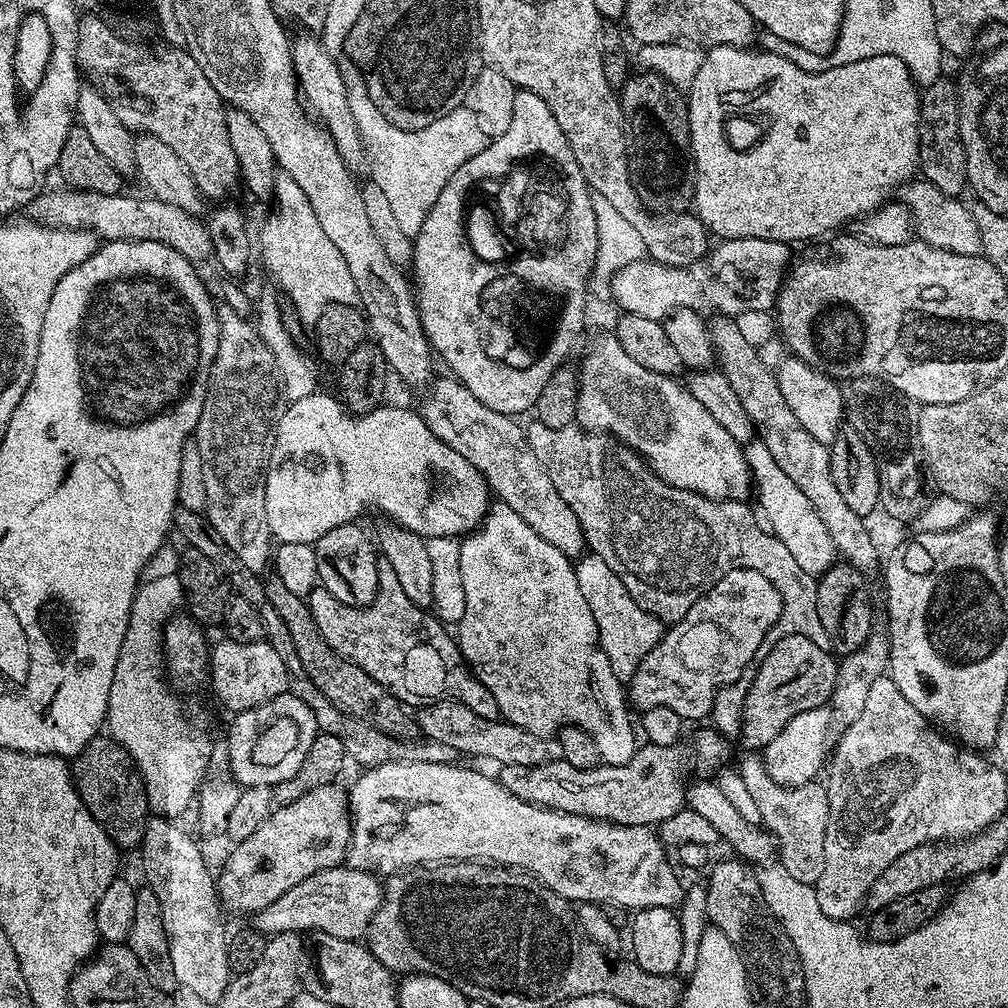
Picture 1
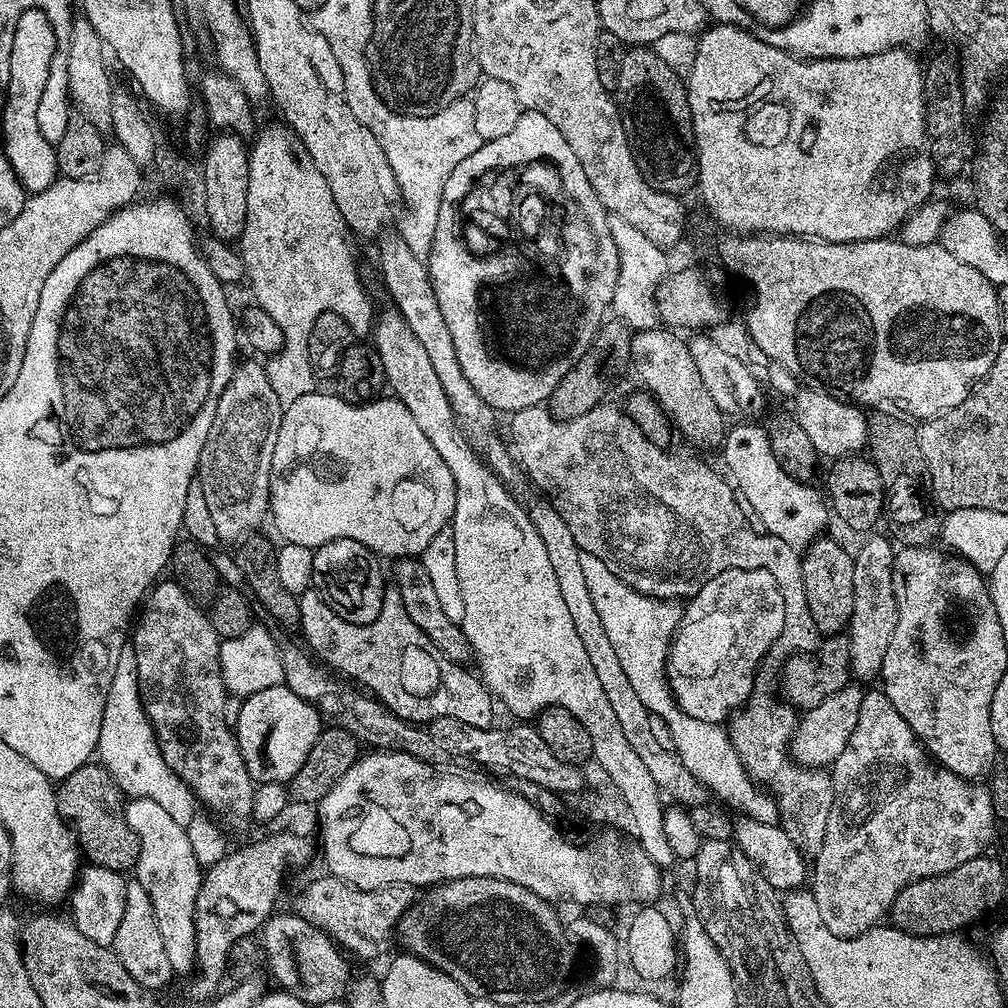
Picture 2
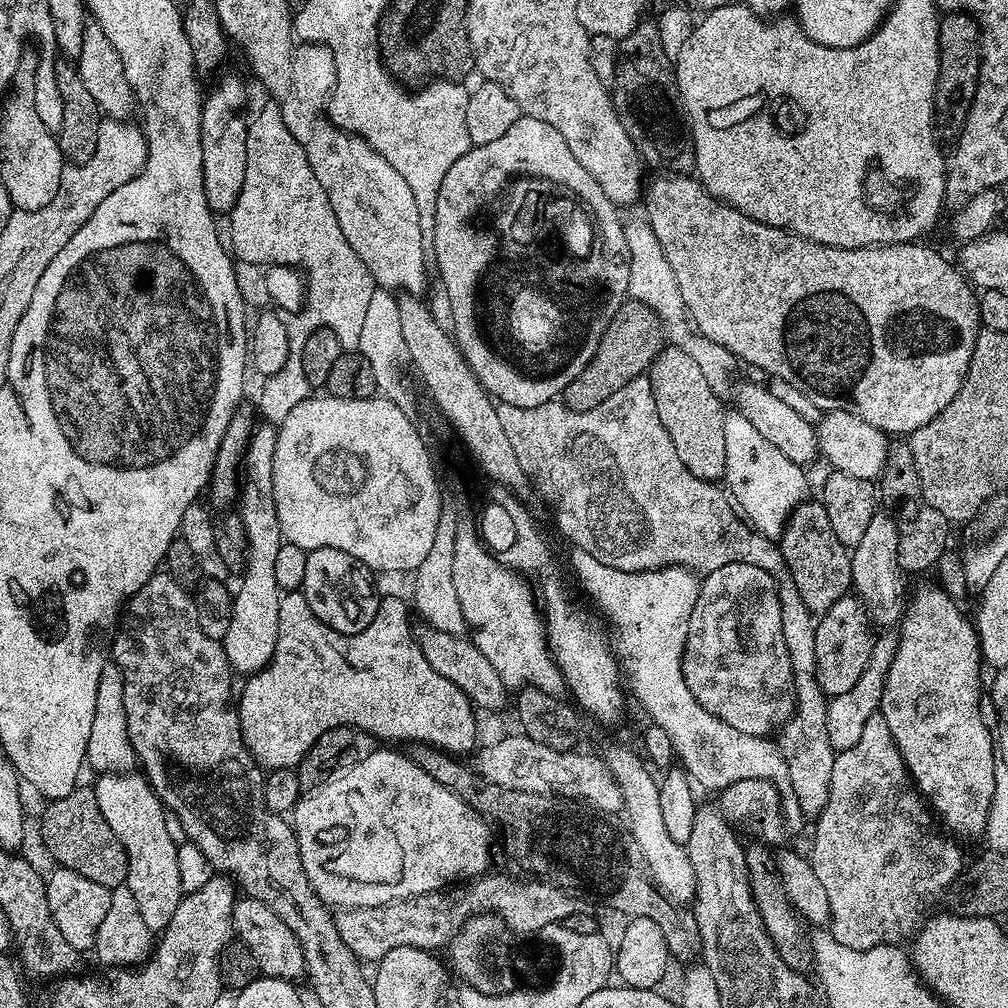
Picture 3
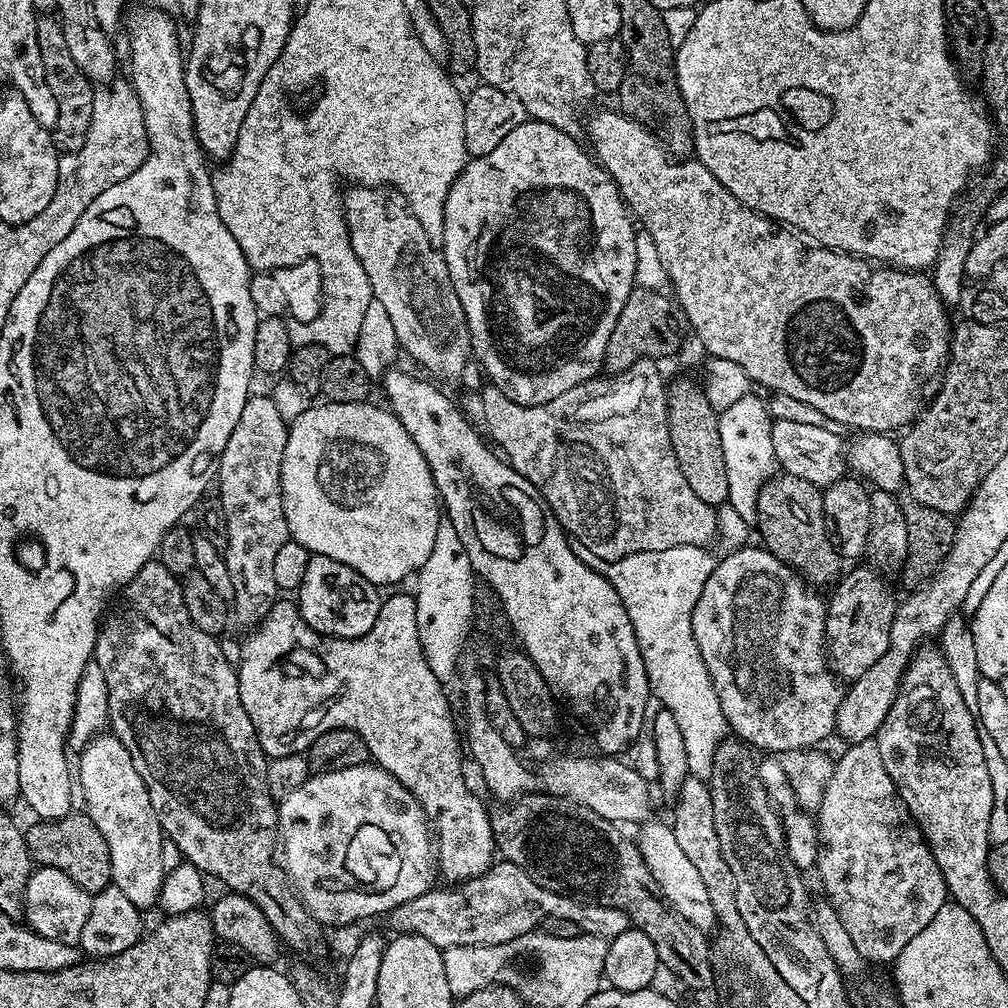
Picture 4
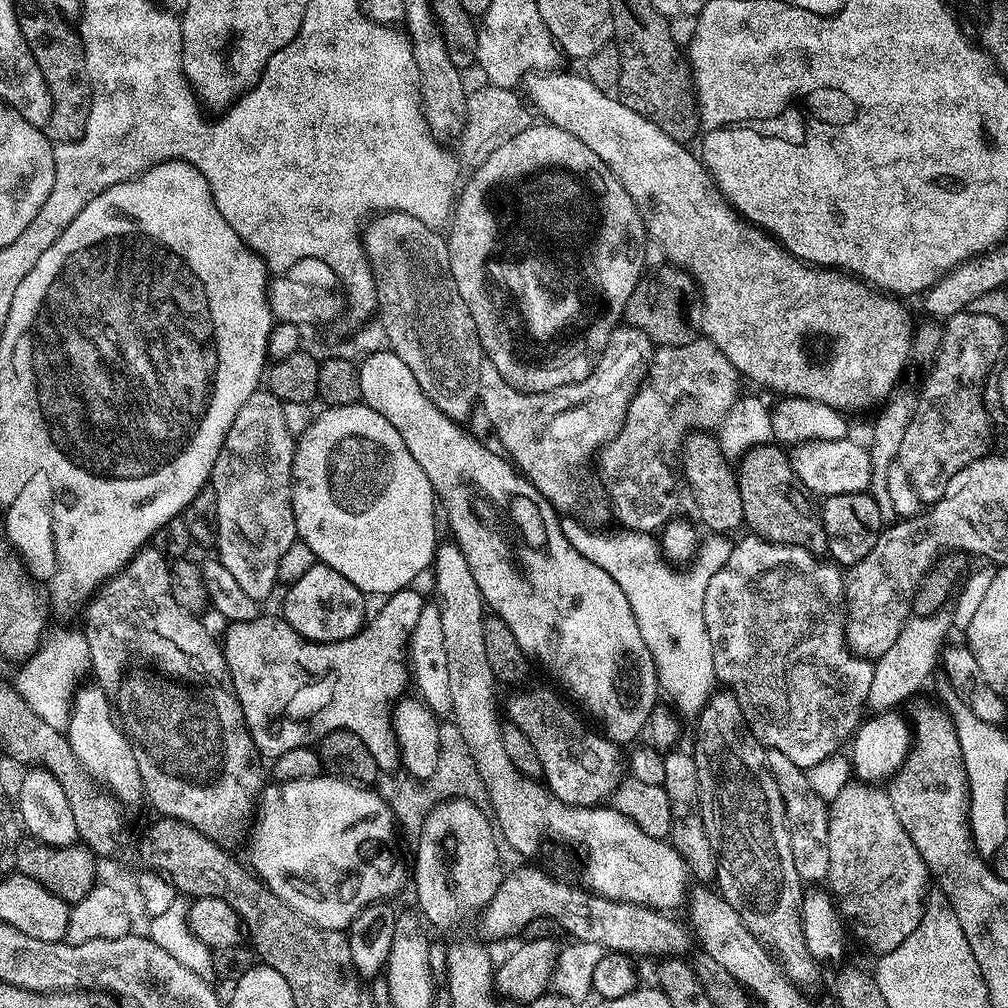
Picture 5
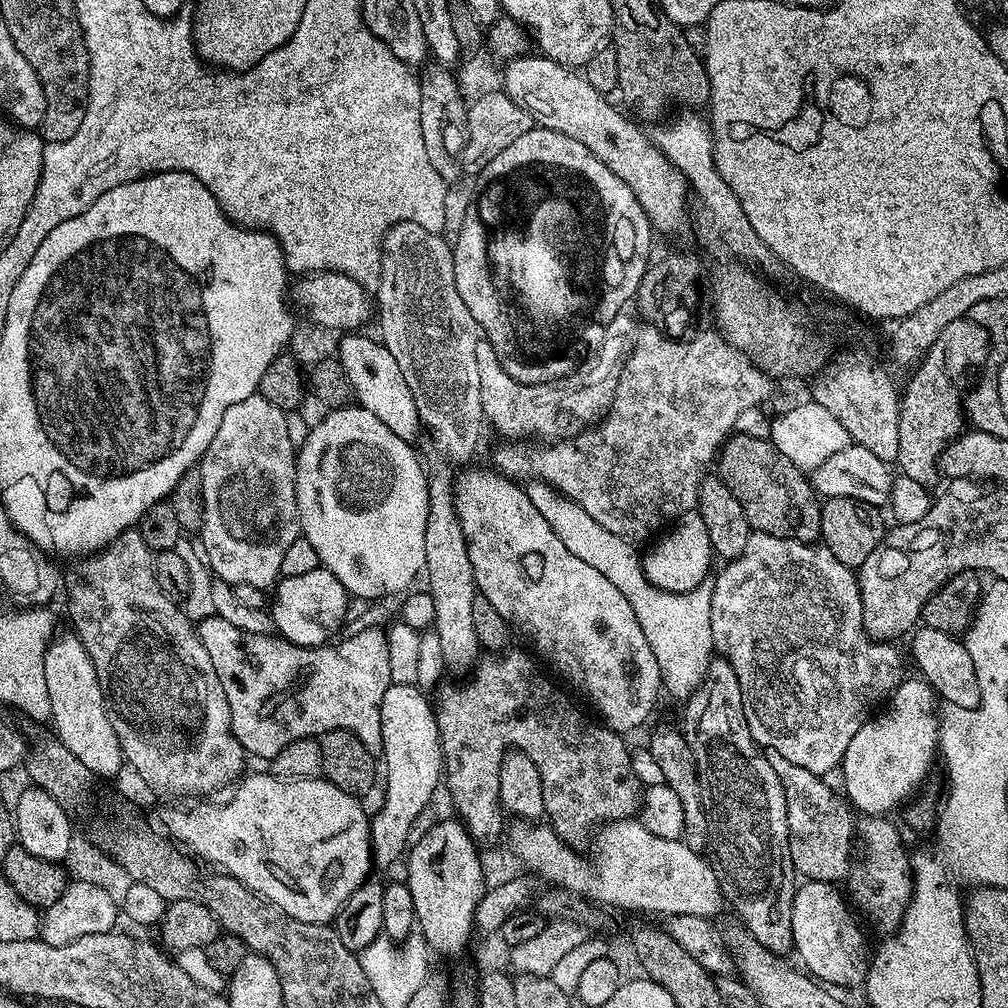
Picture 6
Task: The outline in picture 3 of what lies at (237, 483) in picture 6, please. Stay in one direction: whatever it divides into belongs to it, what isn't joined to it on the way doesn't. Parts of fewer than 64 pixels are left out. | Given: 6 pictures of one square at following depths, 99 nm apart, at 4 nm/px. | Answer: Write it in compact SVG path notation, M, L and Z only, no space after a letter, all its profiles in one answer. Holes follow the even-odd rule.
M272 426L257 427L248 440L242 465L242 487L238 497L238 513L248 532L247 560L239 577L240 589L232 598L230 630L222 641L228 663L237 673L261 672L272 660L278 642L278 606L282 595L274 578L274 558L282 543L278 510L274 506L274 446L277 429Z

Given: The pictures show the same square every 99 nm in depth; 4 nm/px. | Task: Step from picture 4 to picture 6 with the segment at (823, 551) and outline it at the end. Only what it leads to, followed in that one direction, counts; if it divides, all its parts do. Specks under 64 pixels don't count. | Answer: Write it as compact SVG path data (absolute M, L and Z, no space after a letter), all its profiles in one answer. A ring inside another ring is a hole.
M739 434L729 435L718 452L718 475L723 484L728 484L738 498L742 510L748 519L749 529L766 534L774 534L778 538L790 538L803 544L814 544L820 540L820 506L818 493L812 486L811 479L806 478L805 473L778 446L774 446L771 439L754 438Z

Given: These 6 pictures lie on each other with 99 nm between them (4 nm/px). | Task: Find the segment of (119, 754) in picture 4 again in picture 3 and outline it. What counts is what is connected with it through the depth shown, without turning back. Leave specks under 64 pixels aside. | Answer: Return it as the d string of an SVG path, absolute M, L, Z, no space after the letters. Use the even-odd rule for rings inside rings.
M139 771L110 772L99 779L94 784L98 810L102 810L102 818L106 818L128 855L126 886L137 899L146 926L162 930L174 918L174 910L178 910L178 902L185 895L182 878L178 878L178 847L166 830L166 809Z

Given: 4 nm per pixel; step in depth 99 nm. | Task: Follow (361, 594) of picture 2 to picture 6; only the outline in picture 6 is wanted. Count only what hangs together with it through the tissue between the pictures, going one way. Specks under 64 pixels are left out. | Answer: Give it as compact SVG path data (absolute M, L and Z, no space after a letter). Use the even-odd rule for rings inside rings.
M326 567L315 568L294 578L283 577L275 585L276 597L272 600L270 611L275 631L283 639L303 648L318 648L333 639L340 628L344 615L348 612L350 597L348 591L330 574Z

